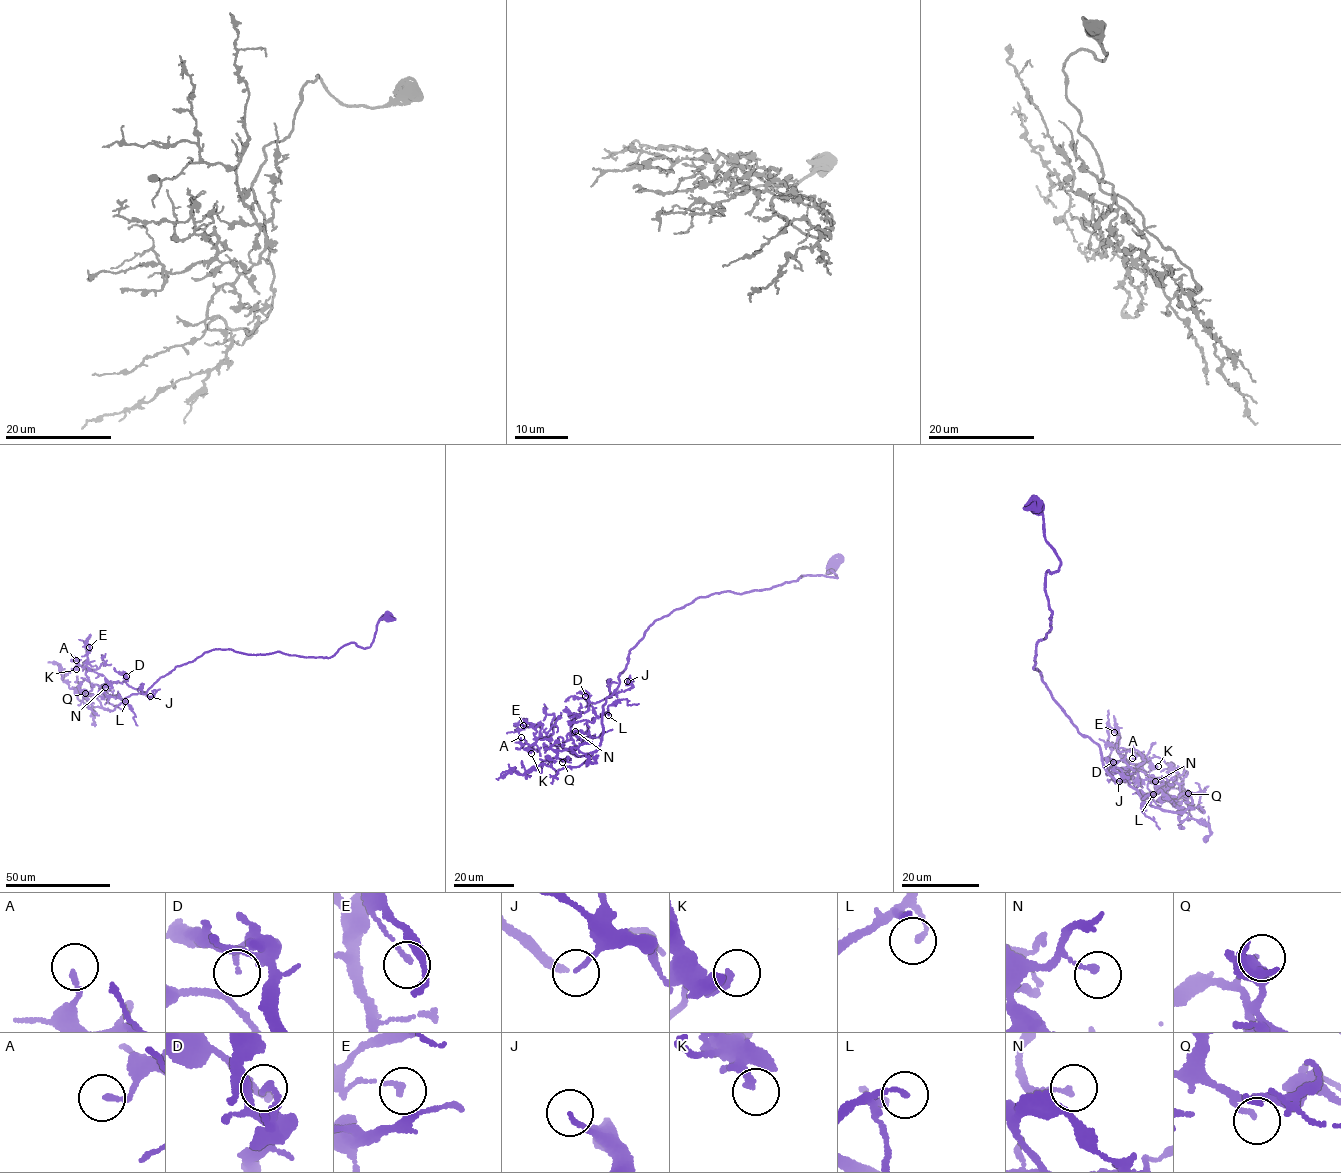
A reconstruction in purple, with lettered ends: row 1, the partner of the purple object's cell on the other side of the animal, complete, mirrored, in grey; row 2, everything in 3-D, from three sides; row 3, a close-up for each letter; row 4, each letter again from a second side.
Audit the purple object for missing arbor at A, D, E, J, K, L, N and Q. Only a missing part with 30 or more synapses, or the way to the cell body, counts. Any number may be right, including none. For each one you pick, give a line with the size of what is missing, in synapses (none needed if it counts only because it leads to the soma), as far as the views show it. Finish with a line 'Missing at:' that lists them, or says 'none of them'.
Missing at: none of them

